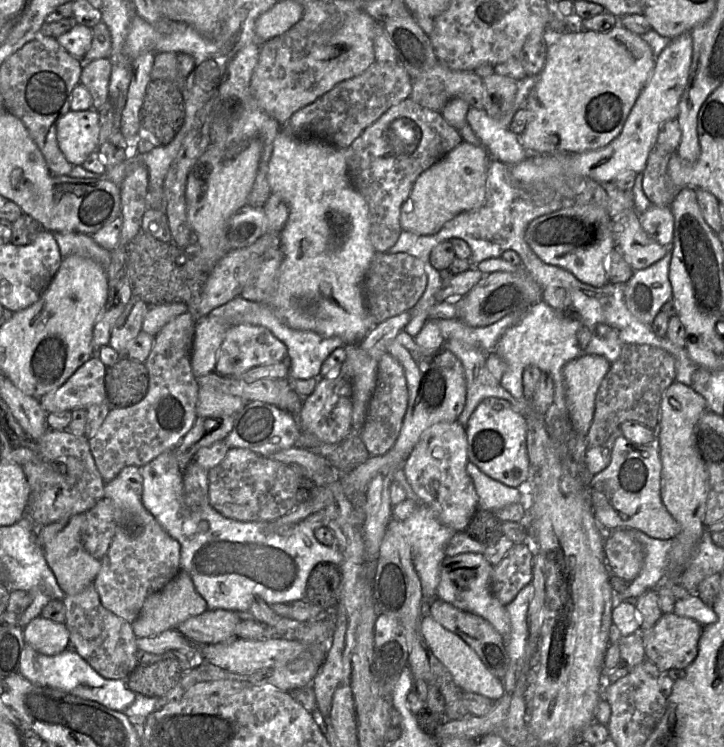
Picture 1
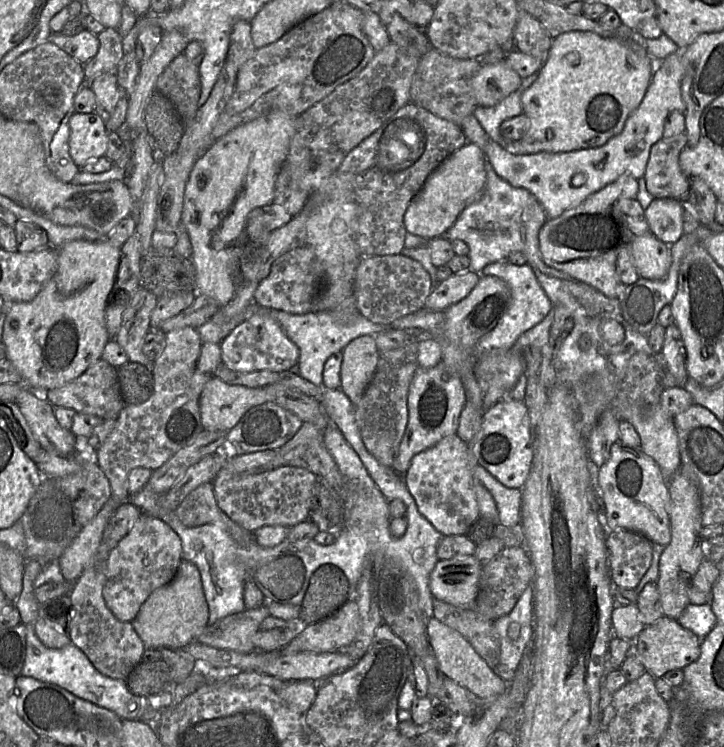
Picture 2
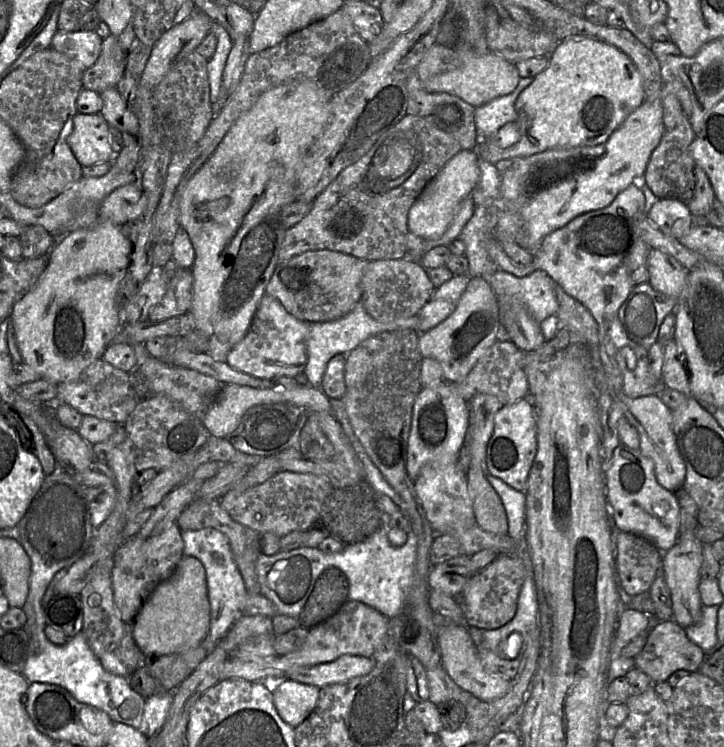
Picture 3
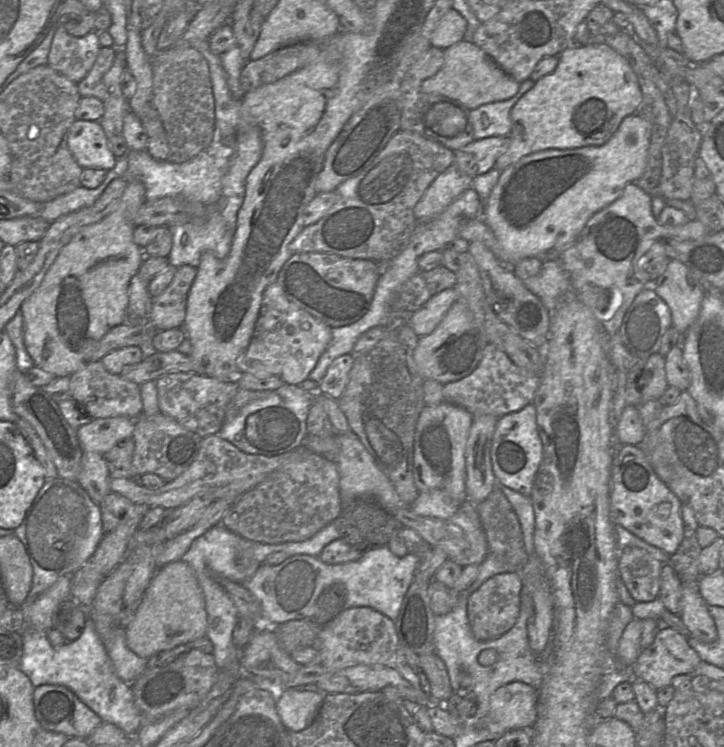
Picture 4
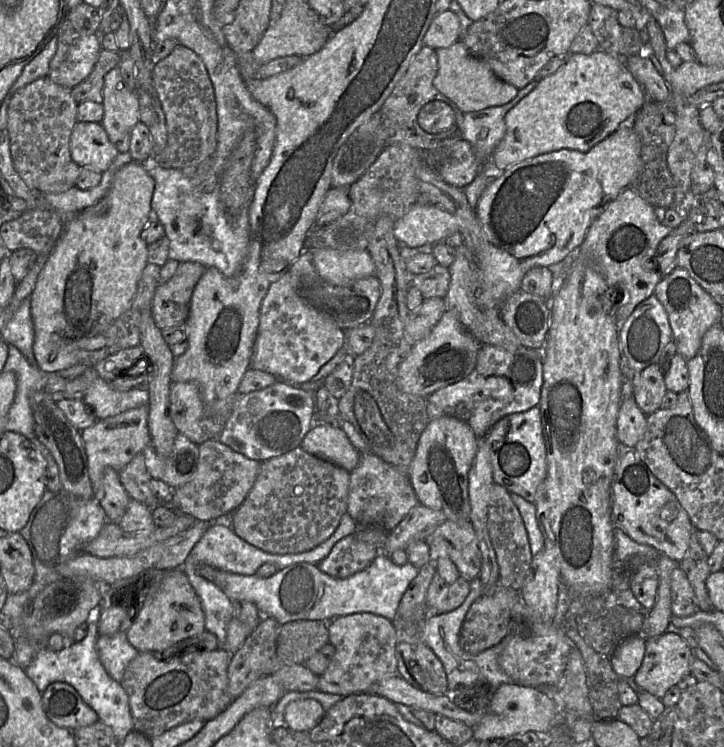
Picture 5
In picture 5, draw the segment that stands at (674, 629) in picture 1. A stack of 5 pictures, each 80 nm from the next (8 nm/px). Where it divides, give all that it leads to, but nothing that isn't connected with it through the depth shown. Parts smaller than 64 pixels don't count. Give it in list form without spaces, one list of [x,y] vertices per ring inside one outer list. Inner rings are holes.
[[[664,632],[659,636],[646,639],[645,653],[641,666],[633,680],[637,688],[645,690],[661,699],[666,692],[690,673],[694,650],[677,633]]]

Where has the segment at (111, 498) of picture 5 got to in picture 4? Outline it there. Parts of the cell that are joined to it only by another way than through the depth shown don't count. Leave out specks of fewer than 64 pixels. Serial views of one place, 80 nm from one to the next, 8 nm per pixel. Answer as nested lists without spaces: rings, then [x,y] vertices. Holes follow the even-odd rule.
[[[89,452],[83,453],[81,465],[81,472],[76,482],[95,503],[100,504],[107,494],[114,493],[110,489],[108,464],[102,455]]]

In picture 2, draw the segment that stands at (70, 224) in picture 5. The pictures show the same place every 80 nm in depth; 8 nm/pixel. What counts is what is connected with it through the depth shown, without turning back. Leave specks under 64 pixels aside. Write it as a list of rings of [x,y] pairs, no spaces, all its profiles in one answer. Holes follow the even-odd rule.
[[[106,237],[97,242],[74,240],[58,248],[57,269],[41,291],[31,301],[7,305],[1,342],[6,359],[18,370],[23,384],[34,392],[48,392],[79,377],[101,359],[104,347],[111,339],[105,321],[106,307],[113,291],[121,260],[120,247]]]

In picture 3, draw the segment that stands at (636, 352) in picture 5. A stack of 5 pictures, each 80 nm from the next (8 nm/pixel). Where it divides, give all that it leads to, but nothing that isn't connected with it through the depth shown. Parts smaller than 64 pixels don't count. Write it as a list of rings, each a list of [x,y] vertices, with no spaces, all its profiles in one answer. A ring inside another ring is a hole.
[[[649,283],[634,286],[618,311],[627,338],[649,351],[658,341],[664,318],[674,312],[677,301],[655,290]]]

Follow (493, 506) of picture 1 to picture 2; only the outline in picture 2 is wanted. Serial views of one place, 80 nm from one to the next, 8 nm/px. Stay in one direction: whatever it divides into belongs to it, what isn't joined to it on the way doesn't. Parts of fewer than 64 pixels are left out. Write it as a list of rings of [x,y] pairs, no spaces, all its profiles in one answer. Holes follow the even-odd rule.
[[[480,465],[474,467],[473,474],[493,496],[499,522],[507,527],[521,523],[522,489],[504,486]]]

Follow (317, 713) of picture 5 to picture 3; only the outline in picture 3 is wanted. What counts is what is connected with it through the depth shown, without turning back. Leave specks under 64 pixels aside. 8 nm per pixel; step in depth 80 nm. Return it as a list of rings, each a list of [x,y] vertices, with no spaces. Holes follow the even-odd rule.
[[[289,679],[278,681],[272,692],[278,714],[293,728],[313,712],[319,699],[318,687]]]

